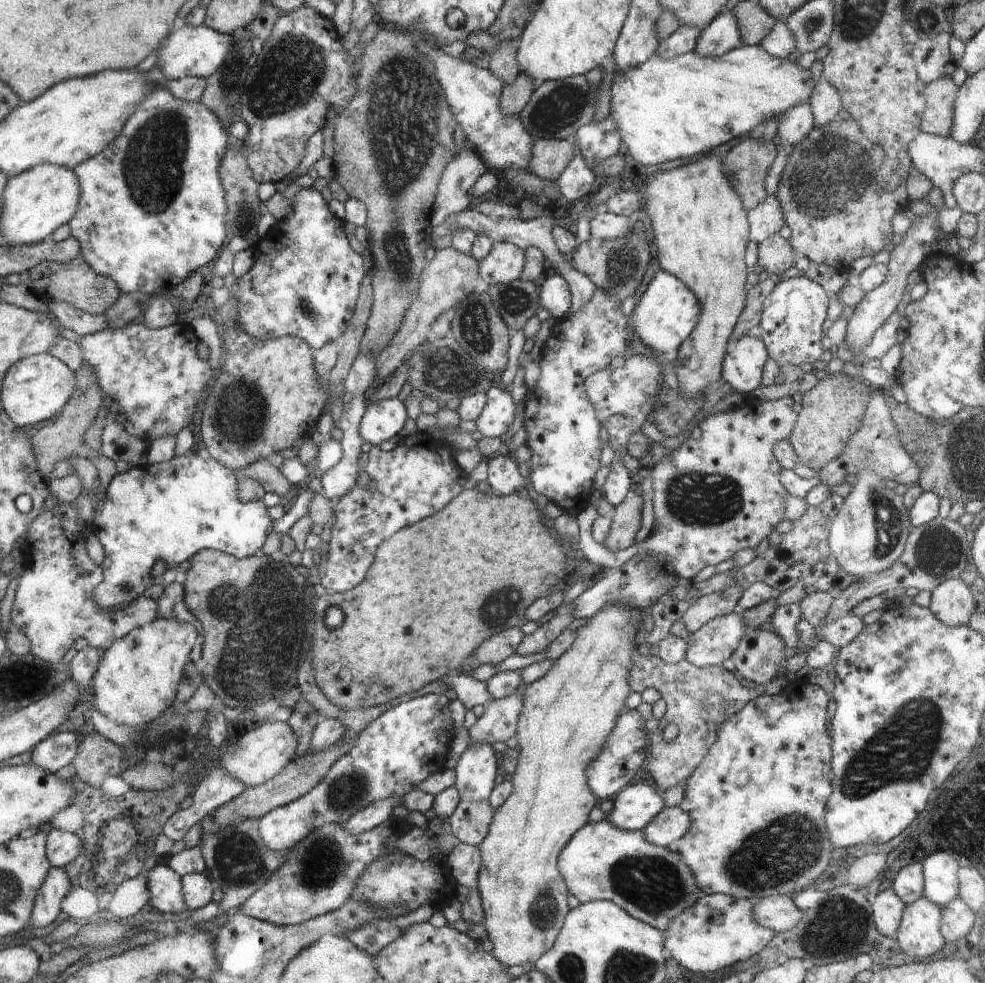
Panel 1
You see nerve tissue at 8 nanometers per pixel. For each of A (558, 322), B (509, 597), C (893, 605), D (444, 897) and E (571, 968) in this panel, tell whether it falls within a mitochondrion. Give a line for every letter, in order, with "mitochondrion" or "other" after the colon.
A: other
B: mitochondrion
C: other
D: other
E: mitochondrion

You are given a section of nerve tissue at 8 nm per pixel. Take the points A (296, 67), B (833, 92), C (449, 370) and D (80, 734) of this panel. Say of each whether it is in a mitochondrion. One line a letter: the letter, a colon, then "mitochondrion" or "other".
A: mitochondrion
B: other
C: mitochondrion
D: other

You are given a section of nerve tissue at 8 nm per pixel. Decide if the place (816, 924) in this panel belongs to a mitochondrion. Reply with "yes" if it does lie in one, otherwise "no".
yes

